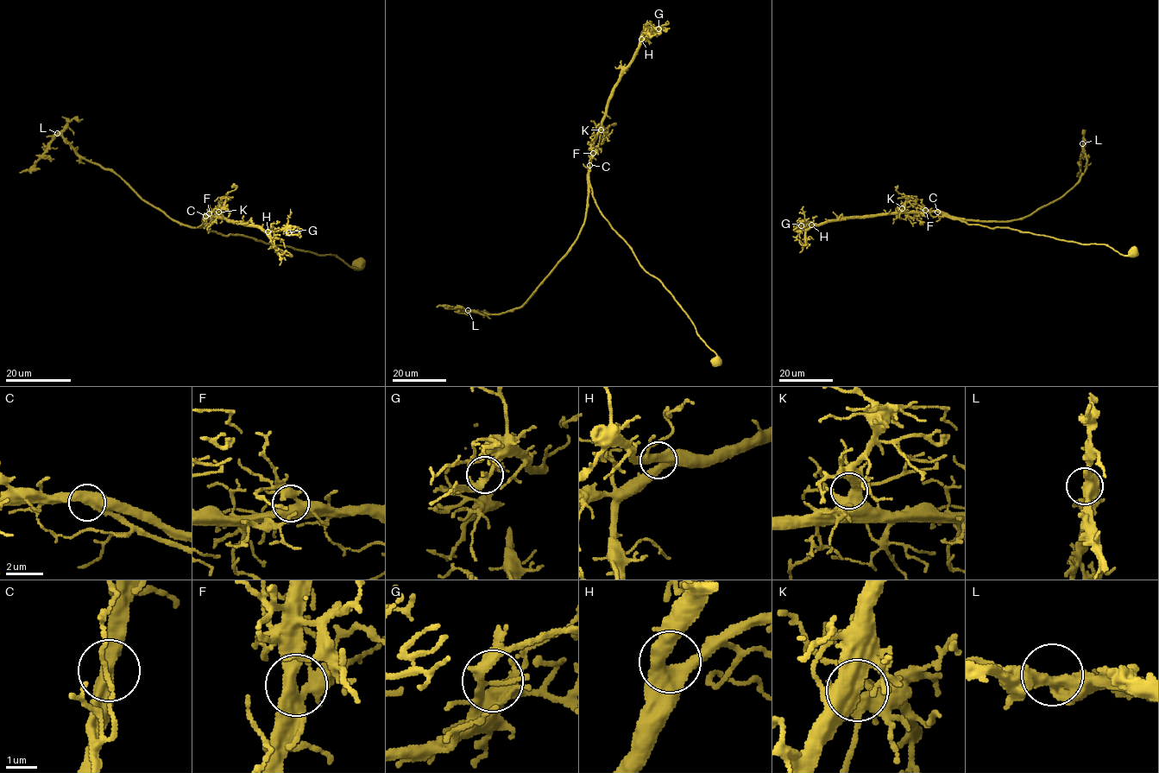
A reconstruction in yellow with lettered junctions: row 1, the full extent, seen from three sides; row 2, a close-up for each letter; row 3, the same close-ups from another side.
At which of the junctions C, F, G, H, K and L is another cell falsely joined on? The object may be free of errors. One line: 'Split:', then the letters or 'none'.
Split: none

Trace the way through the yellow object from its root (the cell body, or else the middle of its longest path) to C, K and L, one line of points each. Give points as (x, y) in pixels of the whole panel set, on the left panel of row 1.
C: (358, 264), (362, 266), (354, 269), (336, 255), (241, 235), (223, 236), (209, 230), (205, 216)
K: (358, 264), (362, 266), (354, 269), (336, 255), (319, 255), (210, 231), (204, 218), (218, 212)
L: (358, 264), (354, 269), (336, 255), (223, 236), (204, 224), (183, 224), (112, 172), (83, 158), (57, 133)

